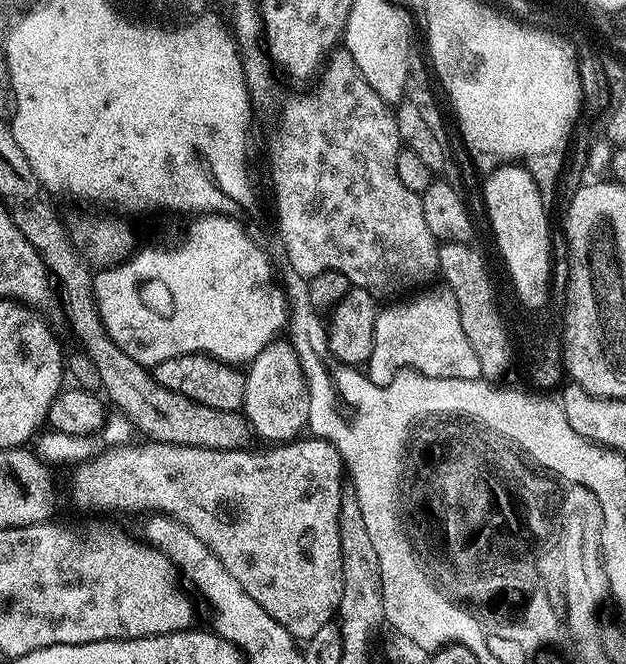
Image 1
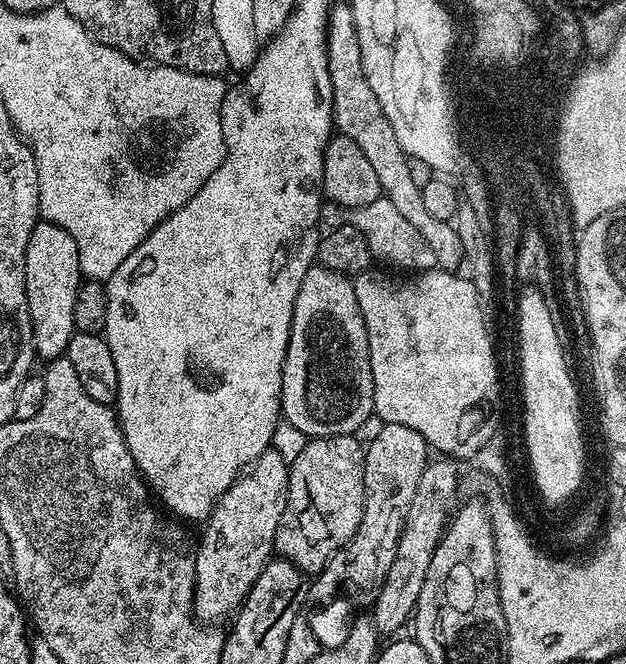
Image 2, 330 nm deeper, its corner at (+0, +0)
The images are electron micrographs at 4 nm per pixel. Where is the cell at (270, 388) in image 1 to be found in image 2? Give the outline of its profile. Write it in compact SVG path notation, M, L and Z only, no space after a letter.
M274 450L260 455L241 472L237 480L216 500L206 523L200 548L195 549L196 588L192 592L192 611L205 625L227 621L244 603L258 574L273 559L276 531L288 497L289 465Z

